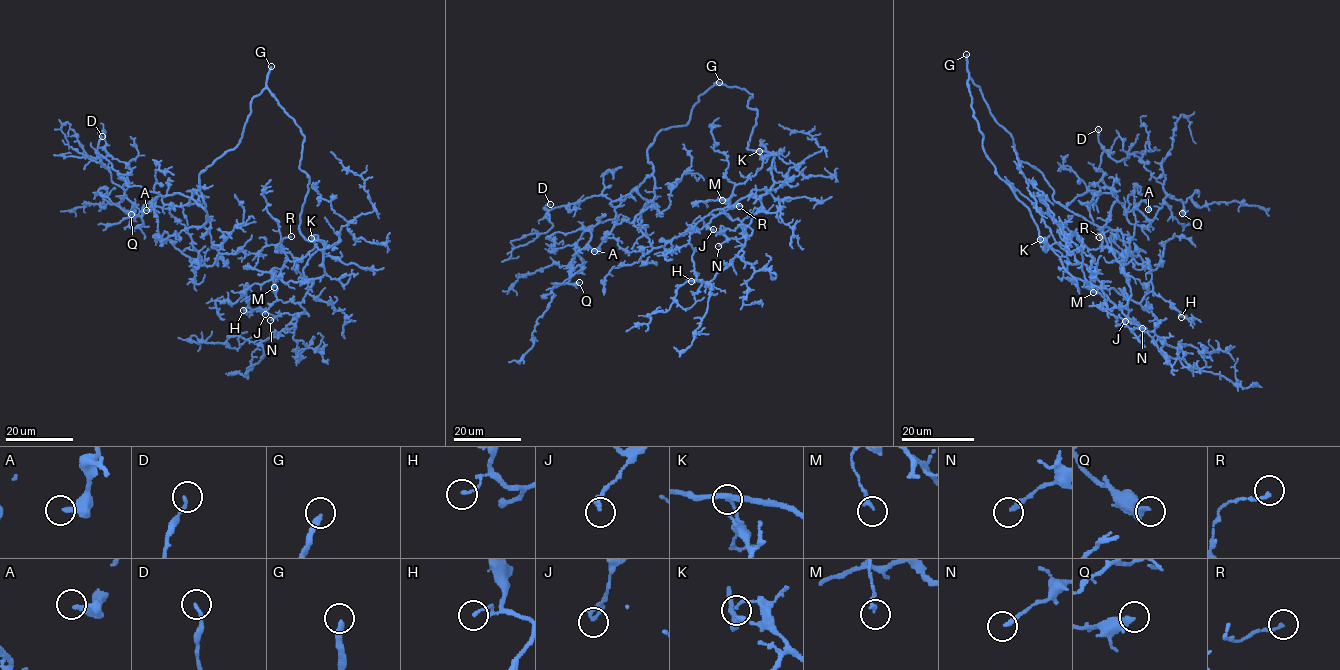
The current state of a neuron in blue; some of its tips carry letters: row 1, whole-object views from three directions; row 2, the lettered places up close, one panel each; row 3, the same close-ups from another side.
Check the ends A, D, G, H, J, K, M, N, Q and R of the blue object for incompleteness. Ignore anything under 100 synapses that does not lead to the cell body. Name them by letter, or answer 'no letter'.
G

